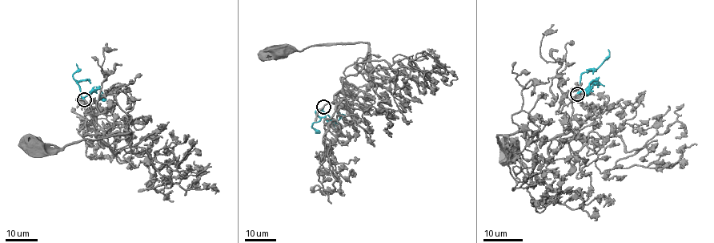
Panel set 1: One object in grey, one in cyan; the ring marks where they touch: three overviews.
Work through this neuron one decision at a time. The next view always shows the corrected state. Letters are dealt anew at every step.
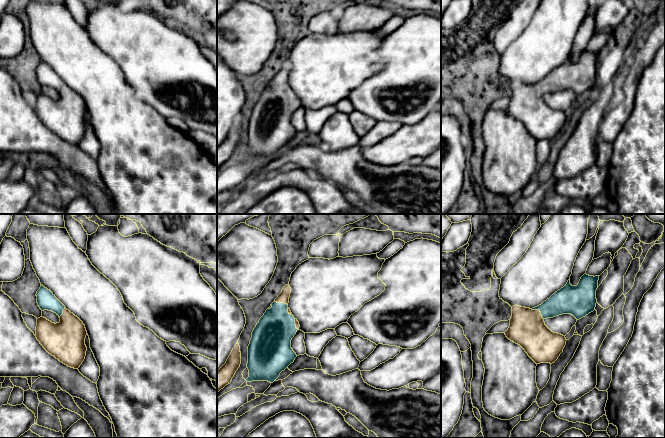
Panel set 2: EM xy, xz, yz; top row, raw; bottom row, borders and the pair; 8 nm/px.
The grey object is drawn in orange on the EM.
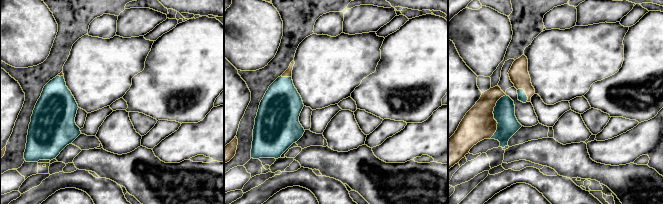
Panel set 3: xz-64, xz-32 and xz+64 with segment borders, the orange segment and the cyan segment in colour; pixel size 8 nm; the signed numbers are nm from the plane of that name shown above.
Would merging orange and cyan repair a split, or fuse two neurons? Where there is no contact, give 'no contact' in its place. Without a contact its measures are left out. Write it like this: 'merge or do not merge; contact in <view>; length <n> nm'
merge; contact in yz; length 130 nm

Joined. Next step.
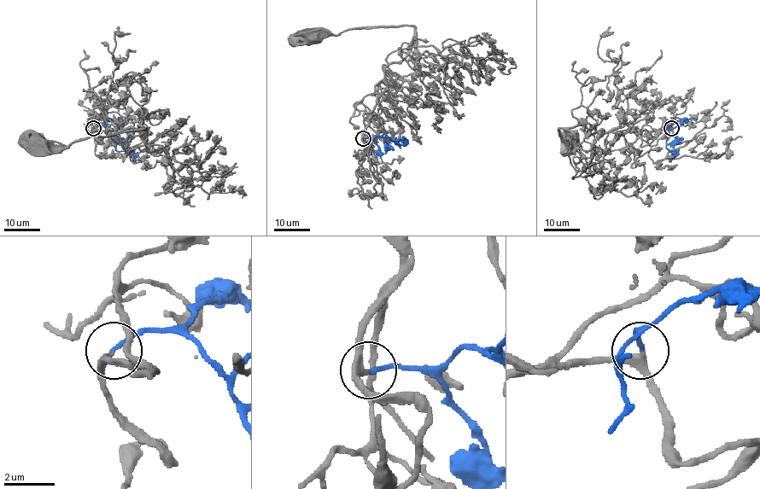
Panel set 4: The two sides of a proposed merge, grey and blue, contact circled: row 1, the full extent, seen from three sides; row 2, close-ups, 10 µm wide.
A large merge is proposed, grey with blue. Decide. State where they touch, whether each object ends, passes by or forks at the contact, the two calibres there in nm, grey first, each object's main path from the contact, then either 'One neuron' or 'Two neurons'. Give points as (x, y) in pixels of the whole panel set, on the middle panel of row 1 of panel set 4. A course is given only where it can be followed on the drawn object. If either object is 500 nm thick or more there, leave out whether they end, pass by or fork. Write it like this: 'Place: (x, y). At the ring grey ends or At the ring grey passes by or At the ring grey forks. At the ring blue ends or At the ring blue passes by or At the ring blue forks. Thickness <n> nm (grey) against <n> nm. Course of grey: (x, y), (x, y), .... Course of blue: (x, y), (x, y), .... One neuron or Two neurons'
Place: (363, 138). At the ring grey passes by. At the ring blue ends. Thickness 260 nm (grey) against 150 nm. Course of grey: (363, 139), (364, 114), (387, 85), (384, 68), (406, 55), (414, 28), (379, 26), (310, 37). Course of blue: (363, 139), (384, 133), (402, 144), (403, 136). One neuron

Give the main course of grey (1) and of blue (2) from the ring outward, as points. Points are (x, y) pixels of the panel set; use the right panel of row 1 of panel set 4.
1: (672, 128), (561, 128), (558, 134), (570, 148)
2: (672, 128), (671, 125), (668, 129), (666, 148), (669, 151), (677, 151), (669, 162)

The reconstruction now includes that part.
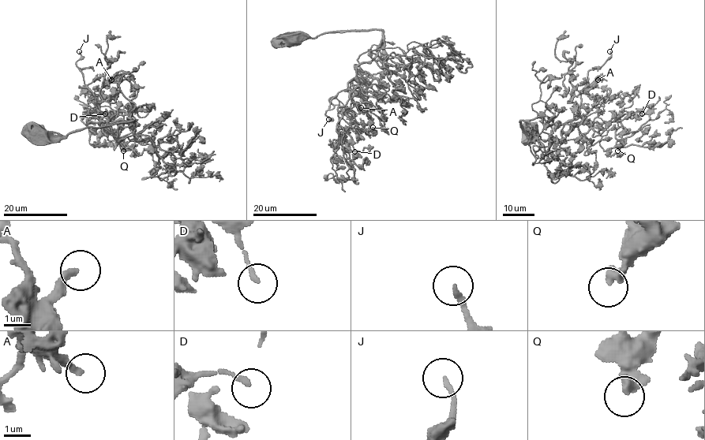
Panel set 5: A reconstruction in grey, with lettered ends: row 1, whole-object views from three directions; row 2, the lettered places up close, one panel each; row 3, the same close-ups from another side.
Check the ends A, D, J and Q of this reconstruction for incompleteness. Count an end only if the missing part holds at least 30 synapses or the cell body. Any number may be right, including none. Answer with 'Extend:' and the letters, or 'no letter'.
Extend: J

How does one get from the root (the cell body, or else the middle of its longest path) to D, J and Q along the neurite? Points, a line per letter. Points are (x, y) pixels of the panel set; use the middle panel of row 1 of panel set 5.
D: (290, 39), (382, 31), (377, 54), (356, 68), (358, 84), (338, 108), (338, 137), (354, 151)
J: (290, 39), (382, 31), (376, 57), (356, 68), (358, 85), (329, 99), (334, 106), (325, 113), (328, 119)
Q: (290, 39), (382, 31), (338, 108), (337, 129), (373, 127)

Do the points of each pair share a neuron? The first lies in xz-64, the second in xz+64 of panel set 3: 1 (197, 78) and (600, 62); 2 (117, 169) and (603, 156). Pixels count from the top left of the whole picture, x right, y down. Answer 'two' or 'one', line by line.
1: two
2: two

